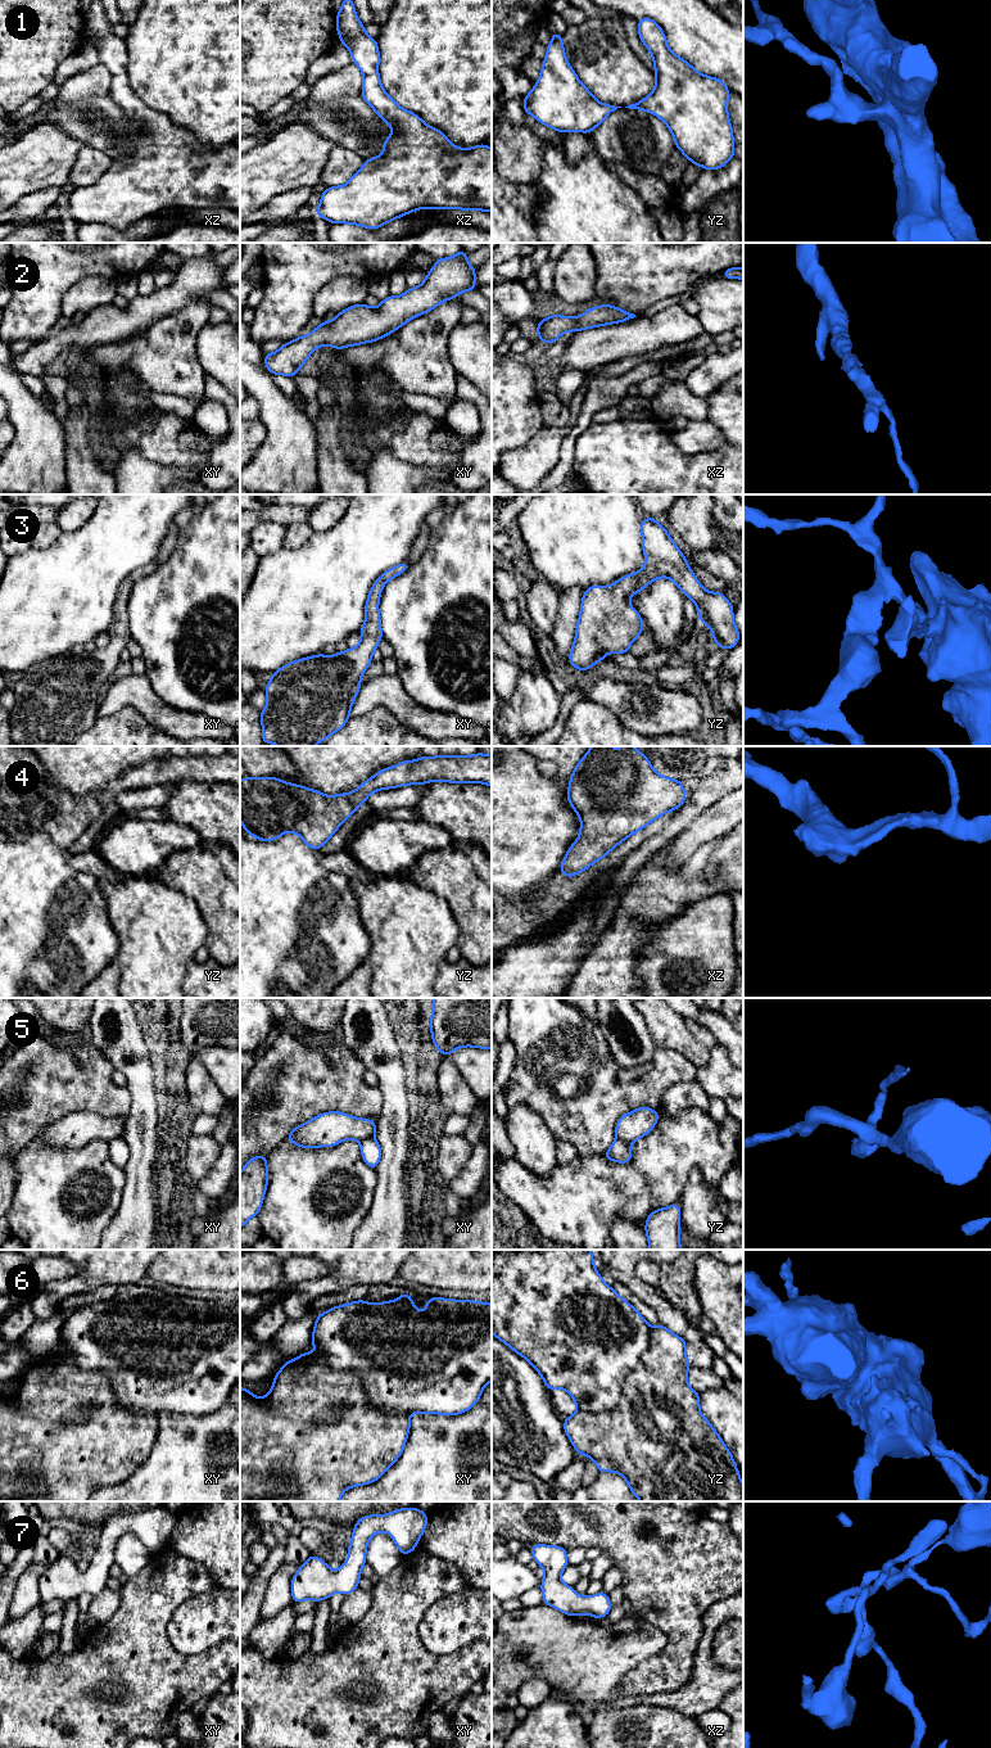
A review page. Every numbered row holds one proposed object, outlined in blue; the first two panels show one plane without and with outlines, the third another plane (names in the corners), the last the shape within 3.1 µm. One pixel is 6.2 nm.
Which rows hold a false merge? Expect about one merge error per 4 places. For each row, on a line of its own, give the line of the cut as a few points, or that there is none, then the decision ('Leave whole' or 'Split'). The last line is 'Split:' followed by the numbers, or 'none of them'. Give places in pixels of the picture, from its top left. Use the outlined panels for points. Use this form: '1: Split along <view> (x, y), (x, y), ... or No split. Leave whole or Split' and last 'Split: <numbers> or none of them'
1: No split. Leave whole
2: No split. Leave whole
3: No split. Leave whole
4: No split. Leave whole
5: Split along yz (616, 1137), (629, 1143). Split
6: Split along yz (651, 1328), (620, 1400), (603, 1412), (578, 1410). Split
7: No split. Leave whole
Split: 5, 6

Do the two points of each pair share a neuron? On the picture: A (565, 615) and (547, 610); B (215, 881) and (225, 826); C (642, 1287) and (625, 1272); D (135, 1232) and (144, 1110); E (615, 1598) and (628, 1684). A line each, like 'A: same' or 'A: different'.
A: different
B: different
C: same
D: same
E: different

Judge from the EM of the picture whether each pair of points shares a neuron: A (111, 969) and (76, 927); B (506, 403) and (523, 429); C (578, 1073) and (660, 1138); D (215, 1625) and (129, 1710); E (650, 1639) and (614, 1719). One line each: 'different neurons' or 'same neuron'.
A: different neurons
B: same neuron
C: different neurons
D: different neurons
E: different neurons

